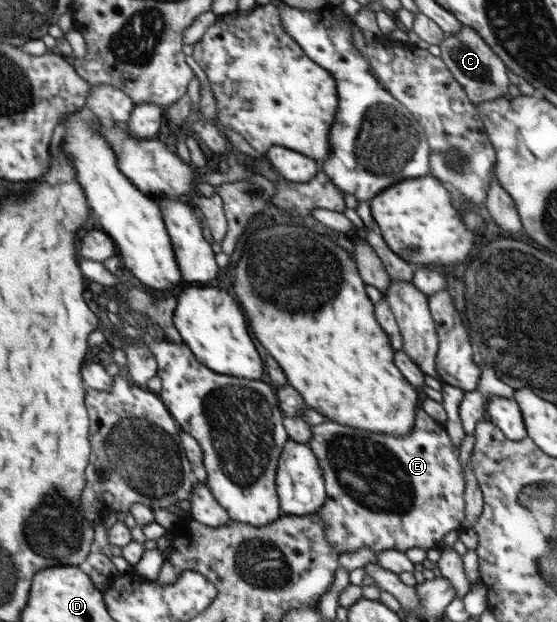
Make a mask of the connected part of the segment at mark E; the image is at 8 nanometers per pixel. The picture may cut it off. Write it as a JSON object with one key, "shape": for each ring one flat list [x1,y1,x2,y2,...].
{"shape":[[418,407,415,415,415,424,412,431,408,435,404,435,402,439,396,439,396,437,388,437,388,435,376,435,376,433,368,433,368,431,360,431,360,429,352,429,352,427,346,427,346,425,338,425,338,423,321,423,311,426,313,436,311,437,310,449,316,453,316,457,322,473,325,479,325,490,327,493,327,500,323,503,323,506,317,511,317,515,323,521,325,527,325,537,327,542,340,554,352,553,358,551,364,547,371,547,371,550,377,554,385,549,395,549,396,551,408,551,413,547,421,547,422,549,430,549,434,547,440,547,441,543,450,533,460,529,464,526,465,521,465,477,458,462,459,450,452,446,452,440,448,436,448,432,435,419,432,419,421,407]]}

